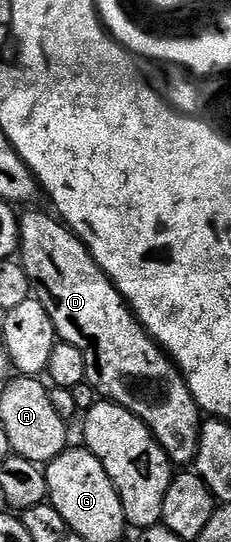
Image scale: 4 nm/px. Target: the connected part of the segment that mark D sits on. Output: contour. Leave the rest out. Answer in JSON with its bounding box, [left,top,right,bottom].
[18,211,204,465]

